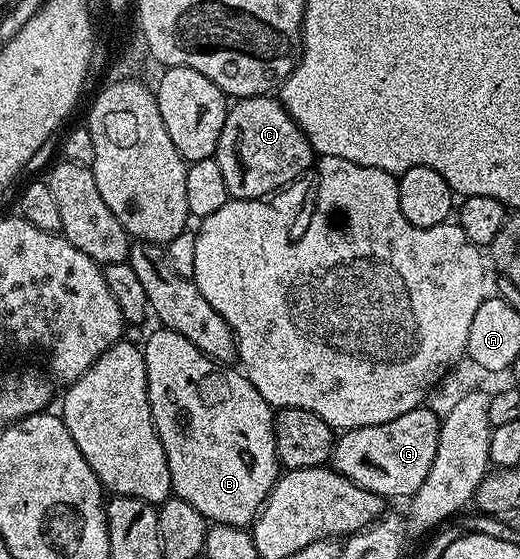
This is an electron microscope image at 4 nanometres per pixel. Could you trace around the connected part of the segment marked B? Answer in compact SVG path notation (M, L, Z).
M158 327L156 331L146 338L145 344L143 343L145 369L147 370L147 390L149 391L149 405L153 415L153 425L158 438L163 442L163 450L167 454L167 466L171 470L173 492L181 500L191 502L191 506L195 506L195 510L199 510L199 514L203 514L206 521L214 524L230 524L236 528L245 528L252 525L279 475L277 451L275 450L275 430L273 429L274 409L269 407L268 402L263 398L263 394L259 394L259 390L255 390L255 386L251 386L249 379L236 367L219 364L216 360L207 358L199 349L191 346L191 342L187 342L187 338L183 338L183 334L172 332L170 328Z

